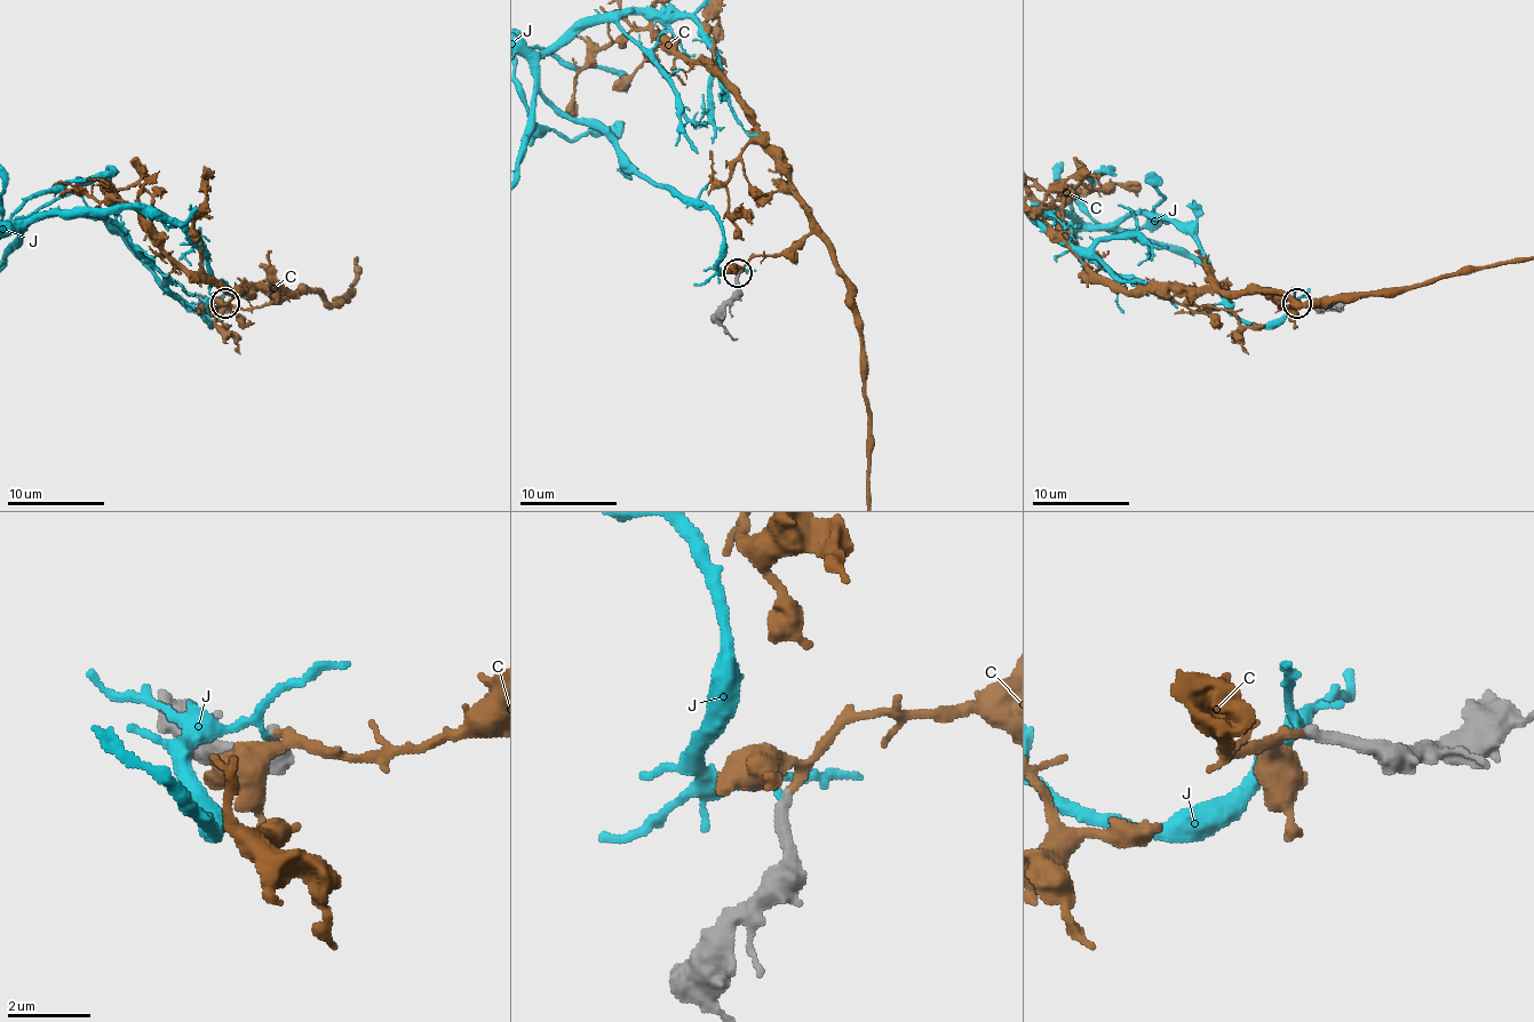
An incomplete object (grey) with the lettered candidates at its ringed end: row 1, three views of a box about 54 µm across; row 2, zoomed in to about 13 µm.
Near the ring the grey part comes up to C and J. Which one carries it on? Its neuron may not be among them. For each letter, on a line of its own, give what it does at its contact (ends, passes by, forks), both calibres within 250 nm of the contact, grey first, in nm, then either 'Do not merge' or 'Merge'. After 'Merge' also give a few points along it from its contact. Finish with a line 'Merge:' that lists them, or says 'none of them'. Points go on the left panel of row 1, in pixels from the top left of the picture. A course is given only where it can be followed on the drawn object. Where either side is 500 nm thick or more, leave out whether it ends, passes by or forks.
C: It passes by. Thickness 300 nm (grey) against 180 nm. Merge. Its course: (224, 302), (241, 310), (276, 304), (297, 290), (220, 290), (168, 254), (134, 210), (62, 183), (56, 188)
J: It passes by. Thickness 320 nm (grey) against 140 nm. Do not merge
Merge: C

